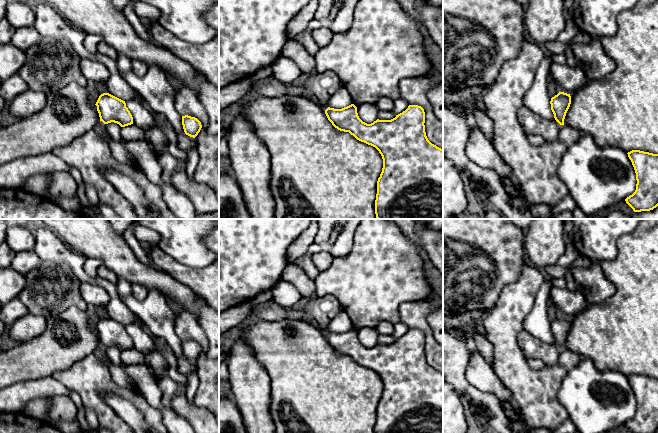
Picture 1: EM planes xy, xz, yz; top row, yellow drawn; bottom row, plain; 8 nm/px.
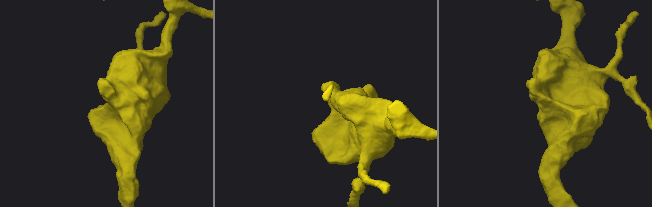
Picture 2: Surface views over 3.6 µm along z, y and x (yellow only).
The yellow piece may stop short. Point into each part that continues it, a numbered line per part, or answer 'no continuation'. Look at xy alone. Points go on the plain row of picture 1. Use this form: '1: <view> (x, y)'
no continuation

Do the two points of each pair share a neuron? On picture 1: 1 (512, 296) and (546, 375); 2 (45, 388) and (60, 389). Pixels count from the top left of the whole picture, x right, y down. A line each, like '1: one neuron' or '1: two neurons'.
1: one neuron
2: one neuron

